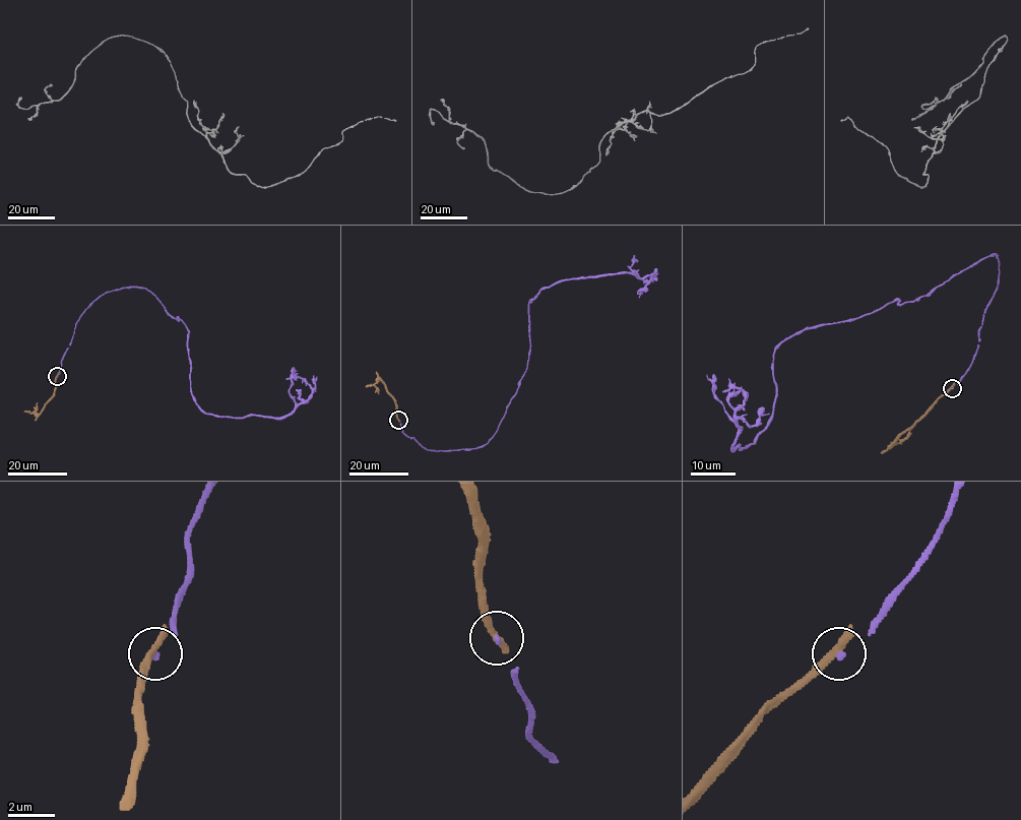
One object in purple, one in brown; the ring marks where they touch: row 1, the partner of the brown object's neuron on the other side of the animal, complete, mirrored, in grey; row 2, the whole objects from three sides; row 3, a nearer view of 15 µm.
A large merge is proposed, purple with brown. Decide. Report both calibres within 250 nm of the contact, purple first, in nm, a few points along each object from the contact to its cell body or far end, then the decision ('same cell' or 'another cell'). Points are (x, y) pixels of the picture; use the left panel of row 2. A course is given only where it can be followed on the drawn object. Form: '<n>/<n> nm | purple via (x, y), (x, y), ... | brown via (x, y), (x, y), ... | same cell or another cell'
150/280 nm | purple via (57, 376), (81, 313), (140, 288), (189, 330), (202, 410), (288, 417), (312, 388), (285, 379) | brown via (57, 376), (54, 394), (39, 415), (34, 413), (37, 402) | another cell

